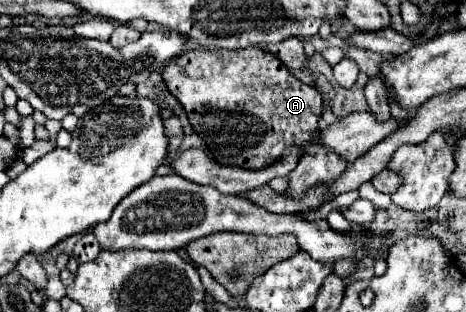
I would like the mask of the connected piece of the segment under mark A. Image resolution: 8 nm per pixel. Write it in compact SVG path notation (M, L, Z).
M241 48L241 50L189 50L177 58L173 58L161 72L163 84L167 90L177 98L177 102L187 112L187 118L193 126L193 130L203 138L207 148L211 150L213 158L221 162L223 166L241 166L247 170L259 170L269 164L273 164L285 148L289 146L305 146L305 154L293 174L289 174L289 190L285 194L293 198L301 198L305 190L309 190L315 184L331 182L333 178L339 178L347 166L347 162L341 162L337 154L331 150L325 150L325 146L317 146L317 120L321 118L323 100L321 94L309 86L291 76L291 72L269 52L261 48Z

